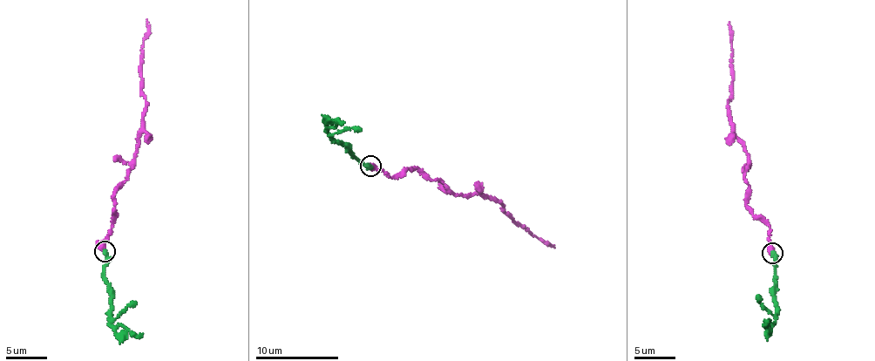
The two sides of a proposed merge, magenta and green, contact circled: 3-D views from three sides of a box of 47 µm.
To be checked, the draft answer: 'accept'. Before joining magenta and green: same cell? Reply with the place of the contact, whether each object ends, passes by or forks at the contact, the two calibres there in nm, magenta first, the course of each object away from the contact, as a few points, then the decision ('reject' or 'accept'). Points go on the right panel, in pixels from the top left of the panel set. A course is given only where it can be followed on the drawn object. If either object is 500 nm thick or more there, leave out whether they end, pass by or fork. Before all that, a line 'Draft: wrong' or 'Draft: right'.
Draft: right
place (772, 253); magenta ends; green ends; calibres 440 and 280 nm; course magenta (771, 253), (769, 225), (745, 204), (748, 153), (733, 130), (728, 108), (728, 99), (733, 95), (729, 22); course green (771, 253), (775, 257), (776, 321), (772, 323), (764, 319); accept

